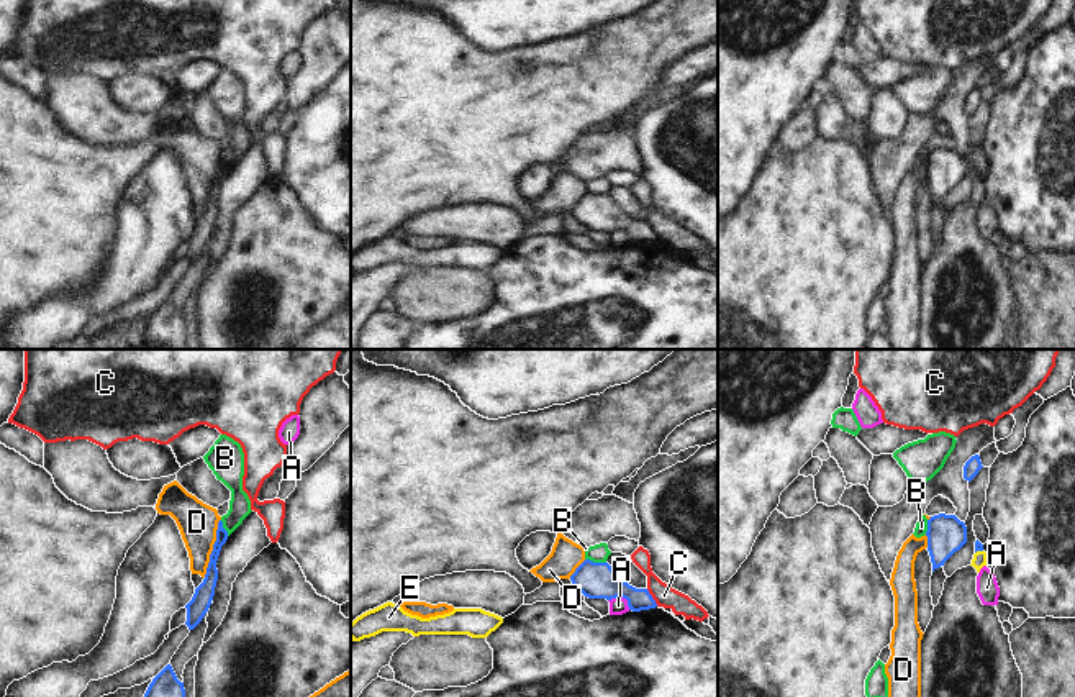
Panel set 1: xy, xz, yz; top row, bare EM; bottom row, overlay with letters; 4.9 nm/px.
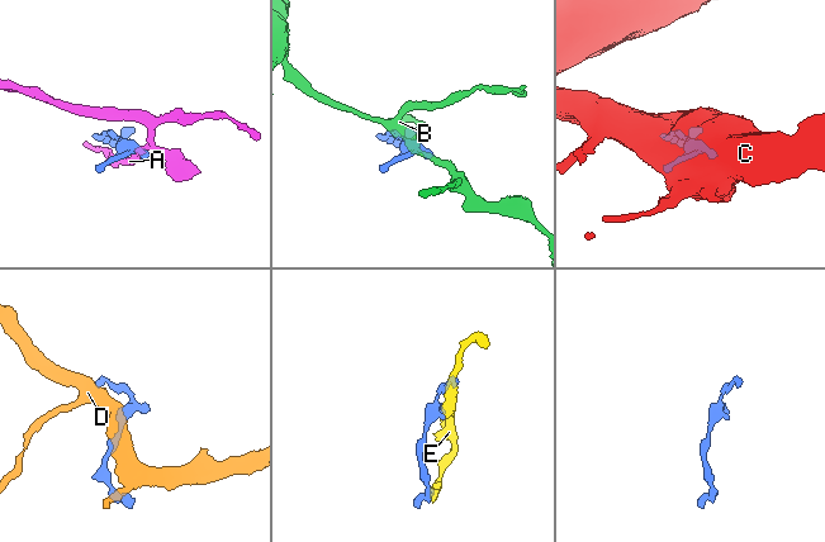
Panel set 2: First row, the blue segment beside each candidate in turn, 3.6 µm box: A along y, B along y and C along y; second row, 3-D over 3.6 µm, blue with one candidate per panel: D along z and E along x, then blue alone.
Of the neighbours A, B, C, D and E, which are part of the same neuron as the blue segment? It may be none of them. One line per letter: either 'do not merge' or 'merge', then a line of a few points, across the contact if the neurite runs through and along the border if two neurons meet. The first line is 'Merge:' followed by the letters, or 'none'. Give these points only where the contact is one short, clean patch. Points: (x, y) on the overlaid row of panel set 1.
Merge: E
A: do not merge | xz (608, 599), (623, 597), (630, 609)
B: do not merge | xz (585, 558), (605, 563)
C: do not merge
D: do not merge
E: merge | yz (979, 546), (979, 550), (979, 561)

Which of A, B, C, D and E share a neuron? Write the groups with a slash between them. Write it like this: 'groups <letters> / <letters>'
groups A / B / C / D / E

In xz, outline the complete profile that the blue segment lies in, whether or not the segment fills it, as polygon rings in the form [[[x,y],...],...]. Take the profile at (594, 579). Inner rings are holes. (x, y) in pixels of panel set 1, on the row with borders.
[[[585,559],[570,576],[572,584],[588,599],[628,600],[633,612],[655,608],[657,604],[647,589],[636,589],[624,582],[608,563],[593,563]]]

